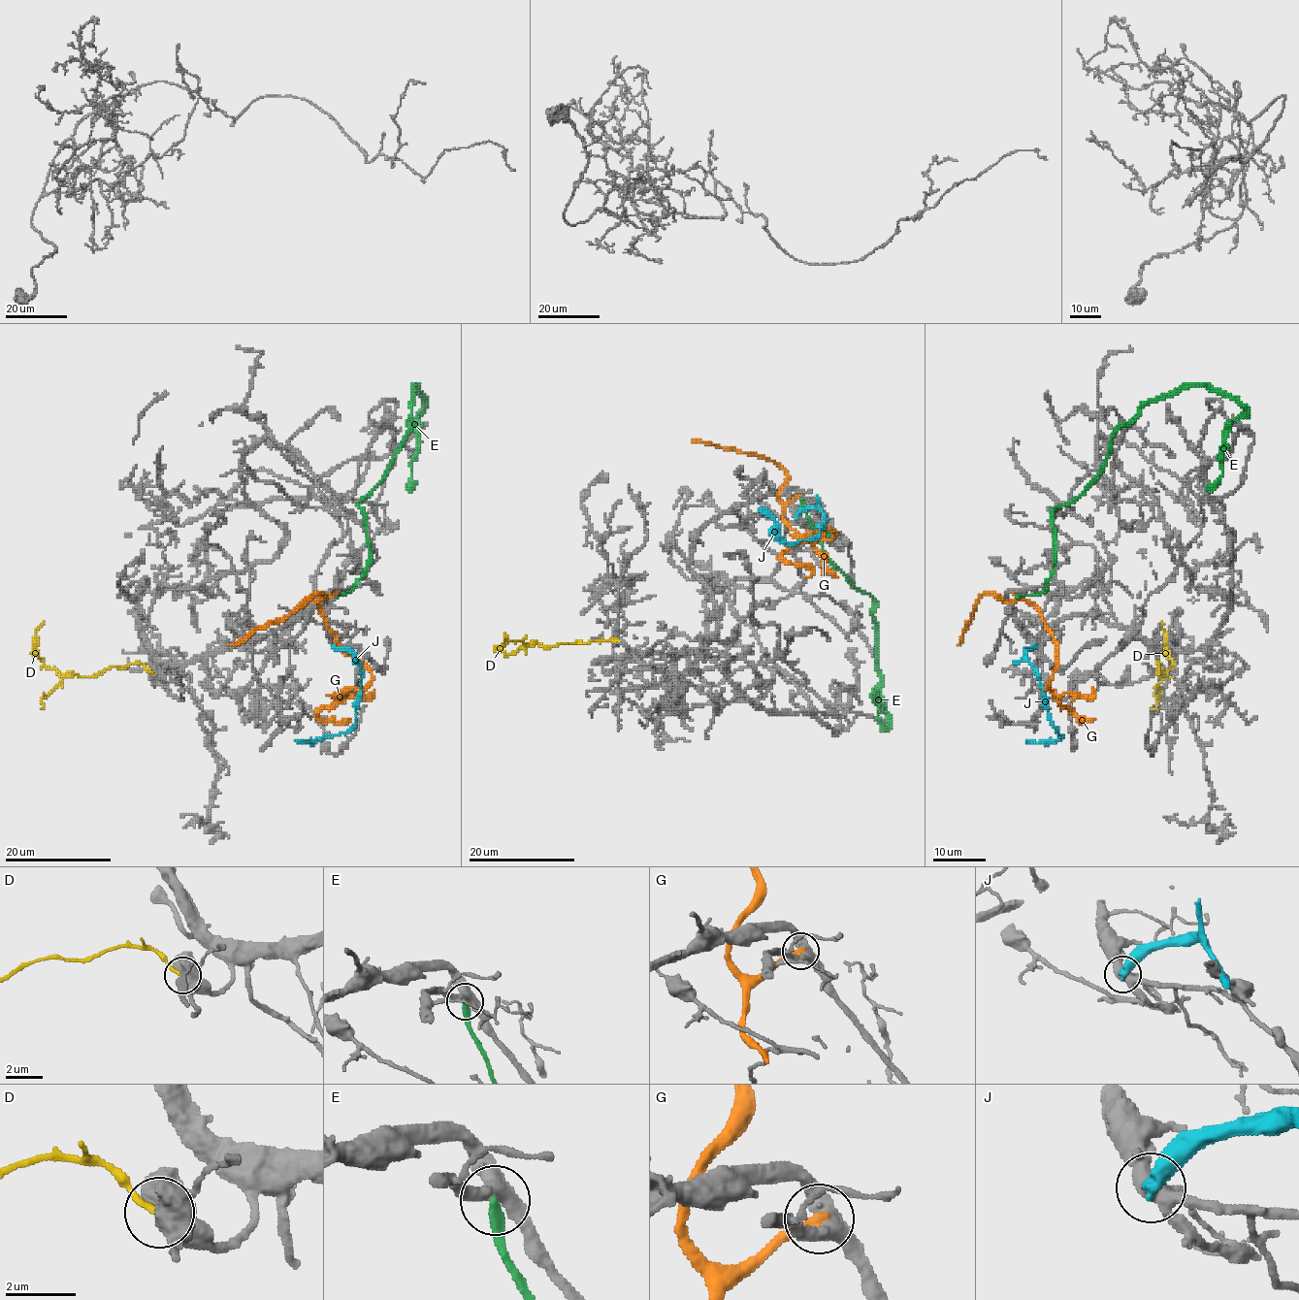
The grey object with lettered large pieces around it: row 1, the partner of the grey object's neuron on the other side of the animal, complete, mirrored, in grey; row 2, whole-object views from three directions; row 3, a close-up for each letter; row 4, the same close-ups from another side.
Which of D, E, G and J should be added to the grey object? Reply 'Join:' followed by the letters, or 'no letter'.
Join: D

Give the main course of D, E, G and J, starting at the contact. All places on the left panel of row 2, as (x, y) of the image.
D: (151, 672), (142, 664), (109, 666), (91, 676), (62, 674), (48, 667), (33, 647), (35, 633), (43, 622)
E: (338, 596), (363, 572), (370, 554), (357, 505), (409, 427), (415, 385), (424, 404), (414, 416), (409, 491)
G: (335, 594), (320, 601), (326, 626), (371, 672), (364, 688), (349, 688), (318, 714), (342, 718)
J: (333, 645), (351, 652), (359, 664), (362, 678), (355, 725), (342, 732), (320, 736), (312, 742), (295, 740)

